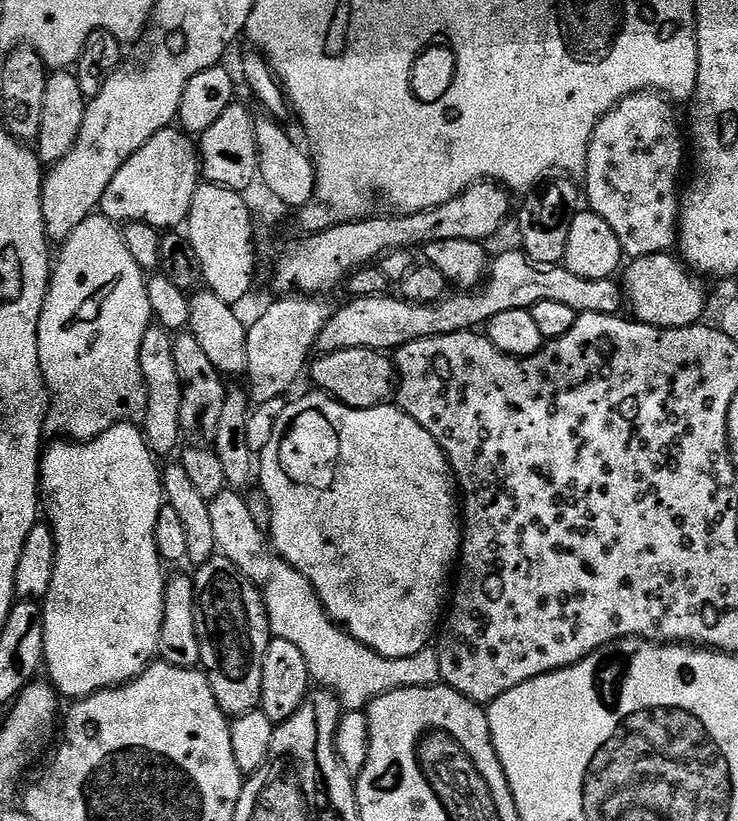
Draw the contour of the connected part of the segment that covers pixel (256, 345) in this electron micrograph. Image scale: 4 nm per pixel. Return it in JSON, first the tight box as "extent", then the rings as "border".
{"extent":[246,294,330,384],"border":[[[288,294],[276,299],[280,300],[274,301],[248,328],[246,376],[256,384],[288,384],[303,368],[305,371],[313,355],[312,347],[317,347],[320,332],[330,319],[330,307],[324,301],[327,299],[312,294]]]}

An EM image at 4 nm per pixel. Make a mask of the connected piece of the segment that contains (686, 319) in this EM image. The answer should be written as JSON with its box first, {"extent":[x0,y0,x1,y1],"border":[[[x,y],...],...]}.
{"extent":[622,252,708,328],"border":[[[659,252],[629,259],[623,276],[622,291],[627,307],[632,307],[631,315],[639,323],[655,328],[689,328],[705,319],[704,307],[708,304],[708,296],[704,293],[705,281],[693,275],[675,255]]]}

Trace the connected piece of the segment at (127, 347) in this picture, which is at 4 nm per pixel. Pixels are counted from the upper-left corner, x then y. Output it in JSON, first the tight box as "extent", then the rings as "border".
{"extent":[38,214,154,442],"border":[[[93,214],[85,216],[84,221],[68,235],[68,239],[63,241],[60,252],[60,261],[55,261],[48,286],[48,297],[44,300],[44,308],[40,311],[40,321],[38,322],[38,358],[40,359],[40,372],[44,376],[45,385],[54,397],[54,408],[64,415],[64,428],[69,437],[73,441],[83,442],[93,440],[99,436],[101,432],[112,428],[118,423],[131,421],[133,418],[139,417],[144,411],[146,402],[148,401],[148,391],[144,385],[142,378],[142,370],[140,369],[140,347],[142,346],[142,338],[146,334],[146,330],[153,323],[154,317],[152,307],[150,306],[150,298],[148,297],[148,285],[146,283],[146,274],[138,266],[138,262],[134,262],[134,258],[130,254],[130,250],[126,250],[126,242],[124,241],[123,231],[111,220],[101,214]]]}

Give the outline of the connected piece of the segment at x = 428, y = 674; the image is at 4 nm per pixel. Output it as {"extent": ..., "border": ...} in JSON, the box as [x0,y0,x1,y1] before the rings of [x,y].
{"extent":[262,562,441,712],"border":[[[283,562],[273,563],[271,567],[272,576],[262,588],[271,635],[291,642],[301,652],[302,658],[306,658],[309,677],[315,683],[317,680],[321,689],[331,692],[340,701],[341,709],[358,712],[367,709],[368,703],[383,692],[393,692],[395,688],[425,688],[441,683],[435,647],[423,648],[408,658],[388,660],[358,642],[328,617],[311,582],[302,573]]]}

